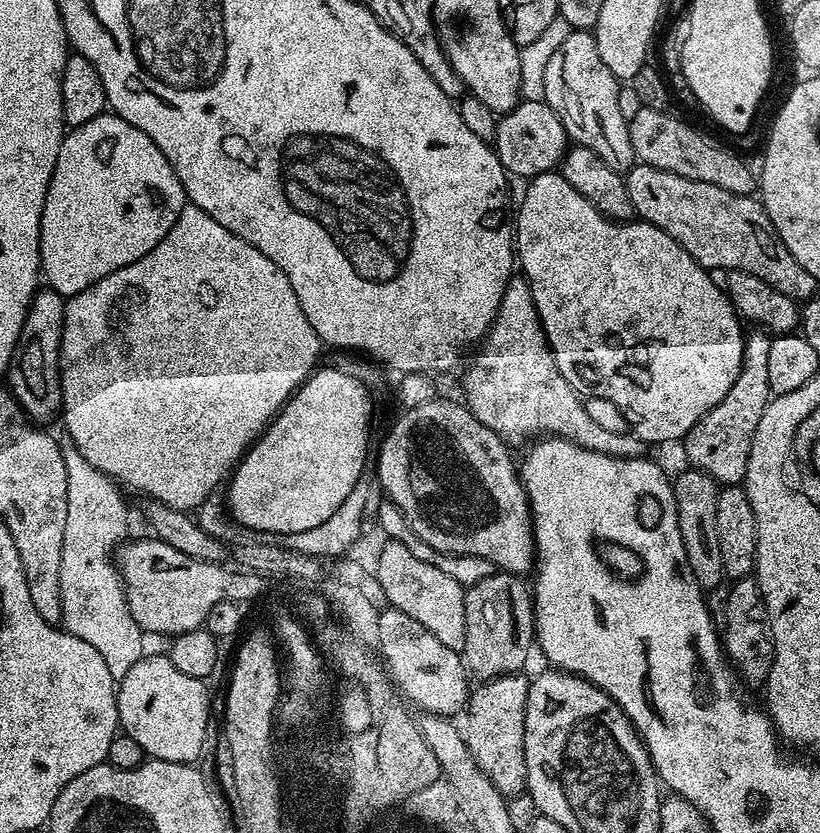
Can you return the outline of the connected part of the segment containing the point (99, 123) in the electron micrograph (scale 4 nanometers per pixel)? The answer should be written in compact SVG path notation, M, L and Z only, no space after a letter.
M102 114L71 129L58 150L58 162L54 162L54 174L42 206L40 267L47 287L67 298L94 286L106 274L138 262L142 254L150 254L166 238L184 207L184 187L178 174L174 174L172 163L138 126L130 126L121 116Z

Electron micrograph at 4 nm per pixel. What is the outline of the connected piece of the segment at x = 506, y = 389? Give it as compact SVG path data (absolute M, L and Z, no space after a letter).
M513 275L509 280L496 317L478 351L480 353L473 358L464 376L462 400L478 418L478 422L490 426L490 430L497 432L505 444L527 445L533 438L551 434L574 442L586 450L607 456L621 456L623 460L645 455L646 445L643 440L631 434L623 436L620 432L603 428L584 409L585 401L581 393L575 392L566 378L562 378L540 325L530 286L523 275Z

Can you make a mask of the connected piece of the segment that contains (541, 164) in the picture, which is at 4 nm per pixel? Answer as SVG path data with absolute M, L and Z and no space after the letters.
M521 99L514 110L503 113L496 121L494 151L509 177L531 178L553 171L570 147L558 114L543 100Z

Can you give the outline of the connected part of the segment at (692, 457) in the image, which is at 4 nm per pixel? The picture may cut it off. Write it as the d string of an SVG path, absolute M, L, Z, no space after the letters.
M752 330L747 333L742 370L734 386L730 386L730 394L726 394L726 398L722 398L718 406L710 409L682 441L684 452L688 455L687 463L714 478L717 485L743 485L750 458L750 446L754 442L754 430L758 422L762 422L762 414L772 396L770 373L766 367L770 359L771 341L772 336L763 330Z

